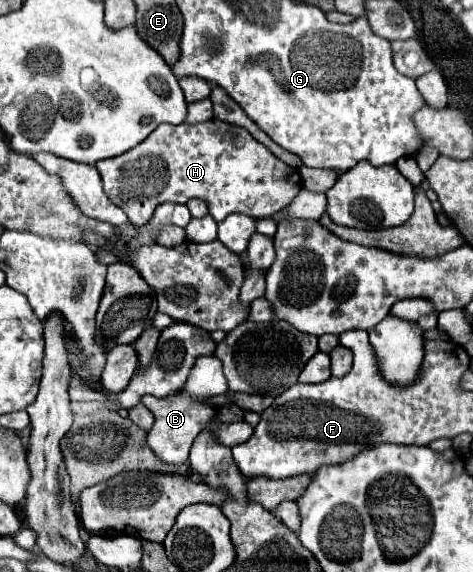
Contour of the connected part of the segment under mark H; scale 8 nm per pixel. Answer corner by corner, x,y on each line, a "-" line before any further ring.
208,120
202,124
160,124
144,144
124,156
96,162
106,196
126,212
136,226
150,222
156,206
164,202
186,204
192,198
208,202
210,216
222,222
230,214
246,214
254,220
270,218
286,208
300,192
300,174
278,160
246,128

